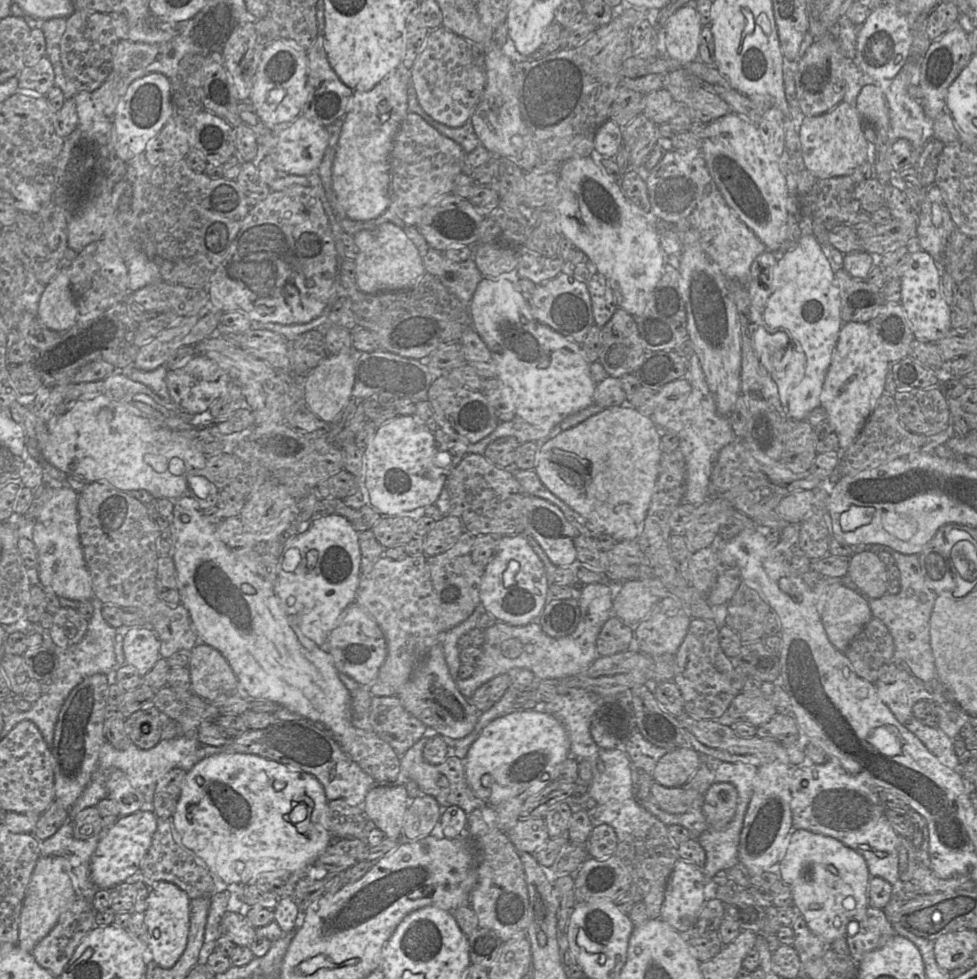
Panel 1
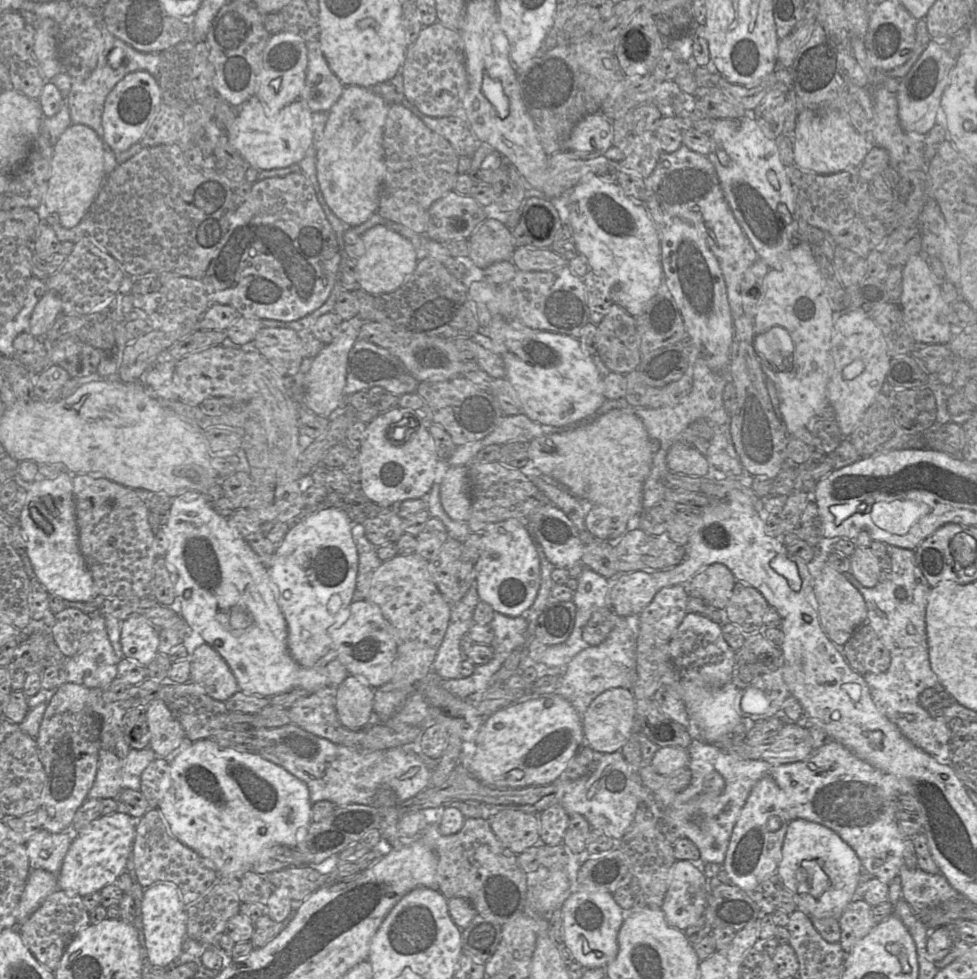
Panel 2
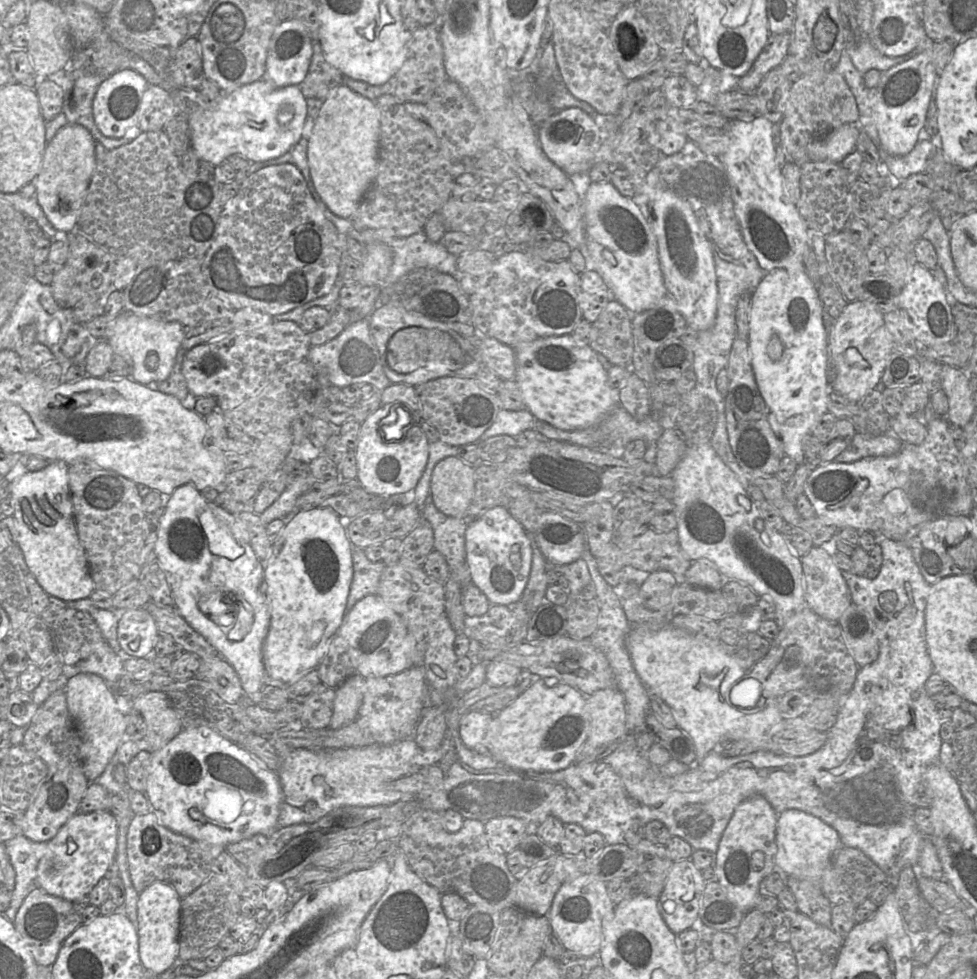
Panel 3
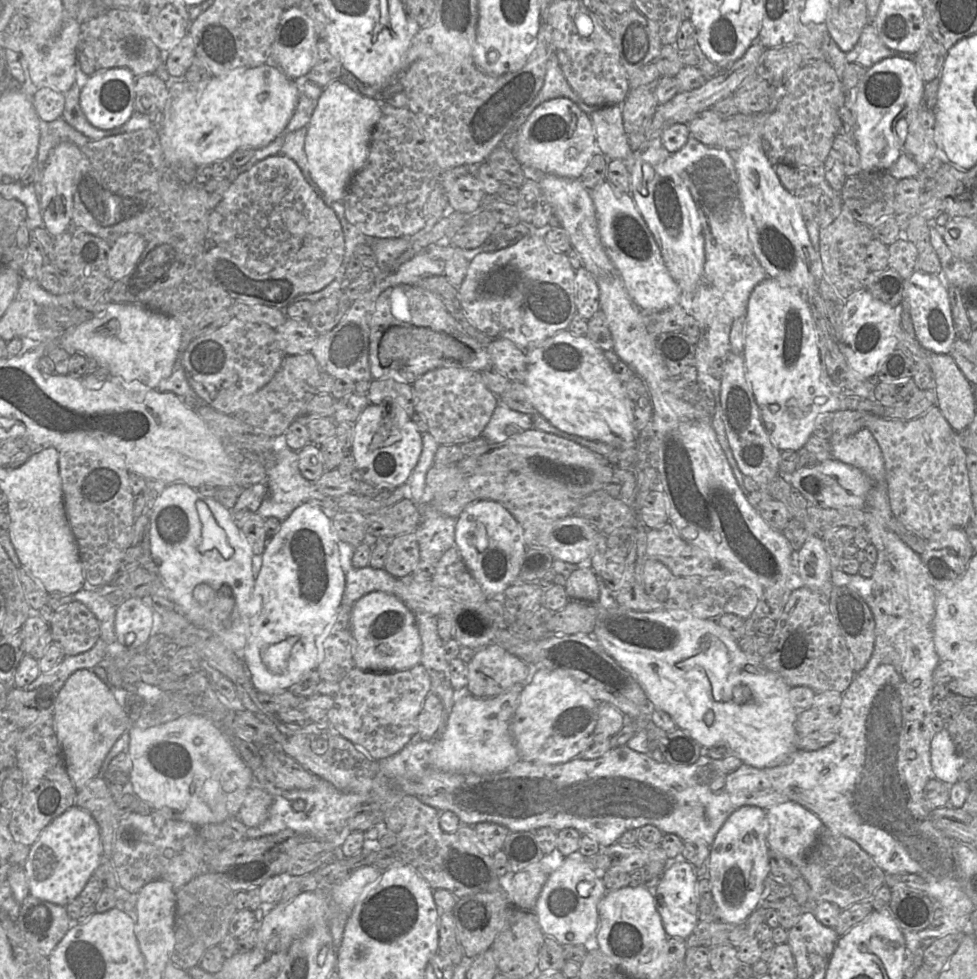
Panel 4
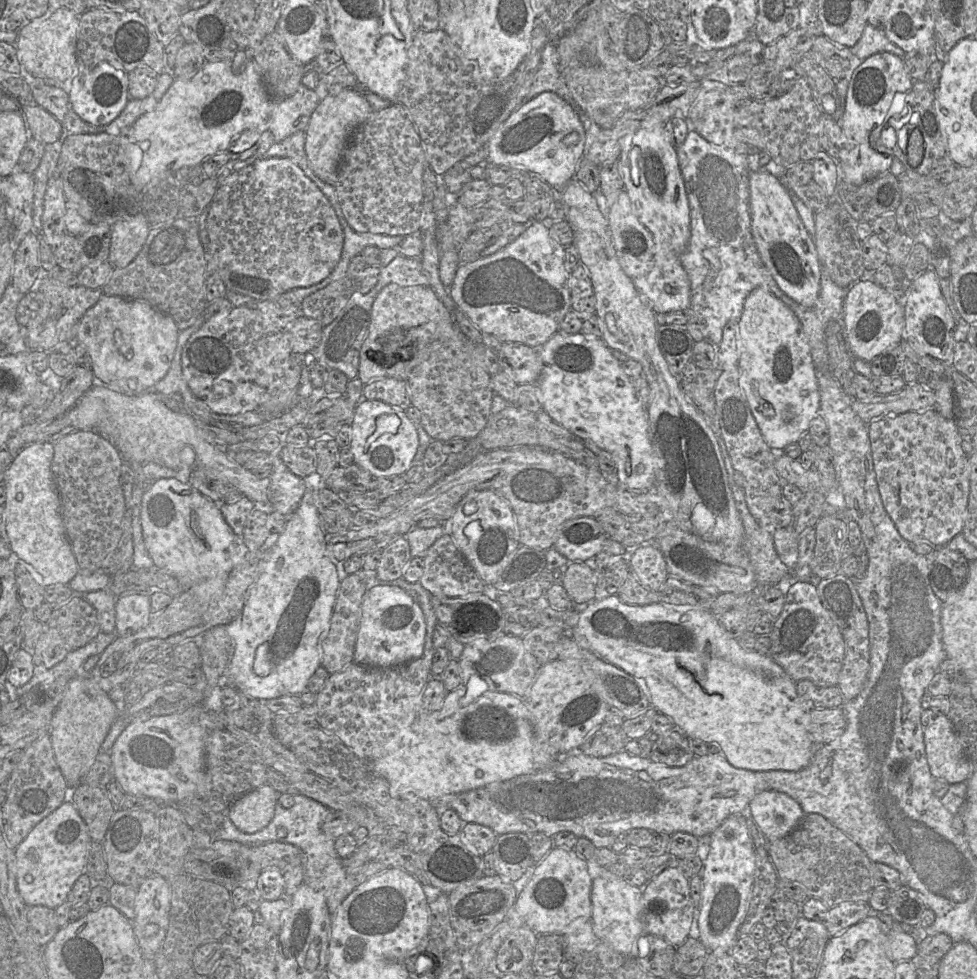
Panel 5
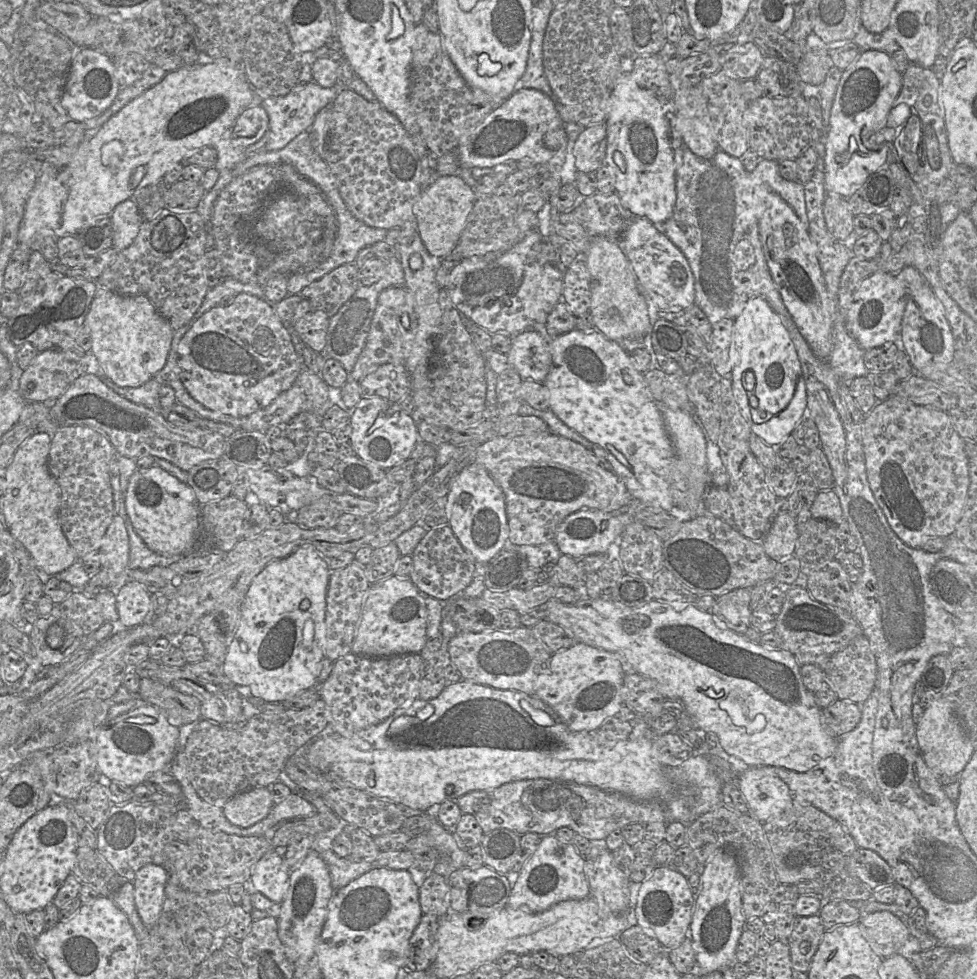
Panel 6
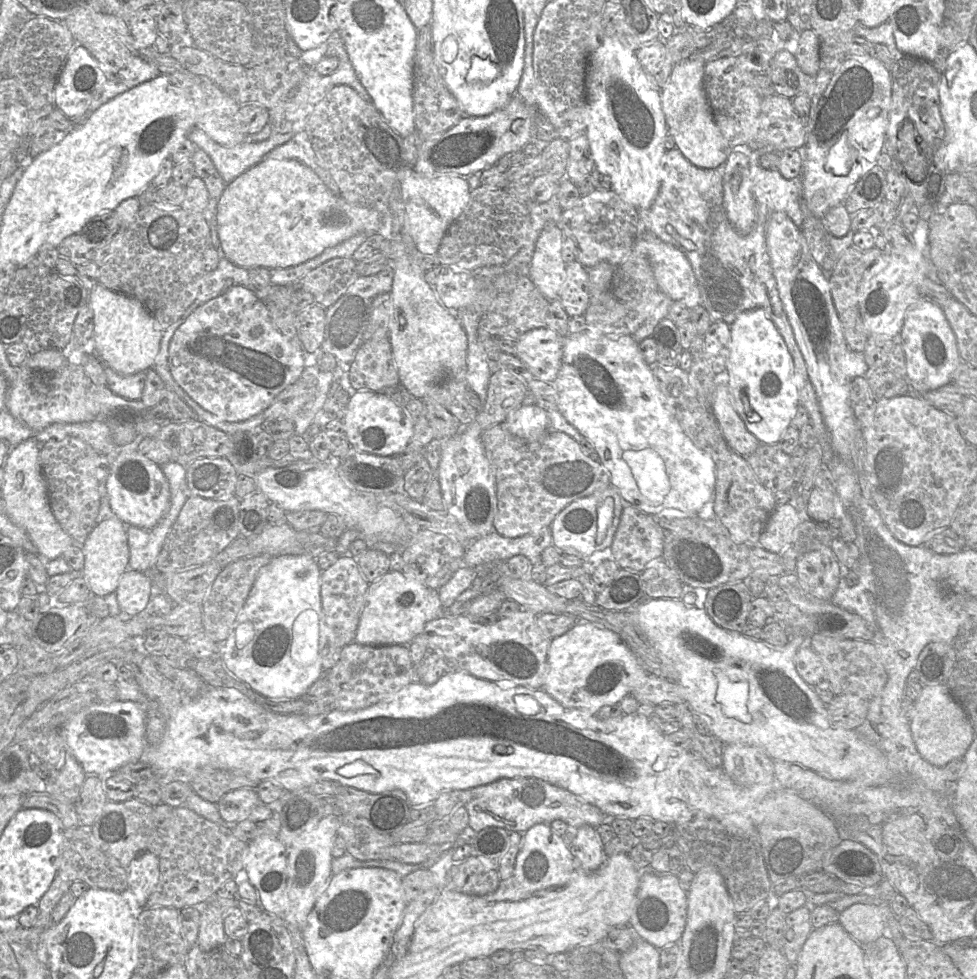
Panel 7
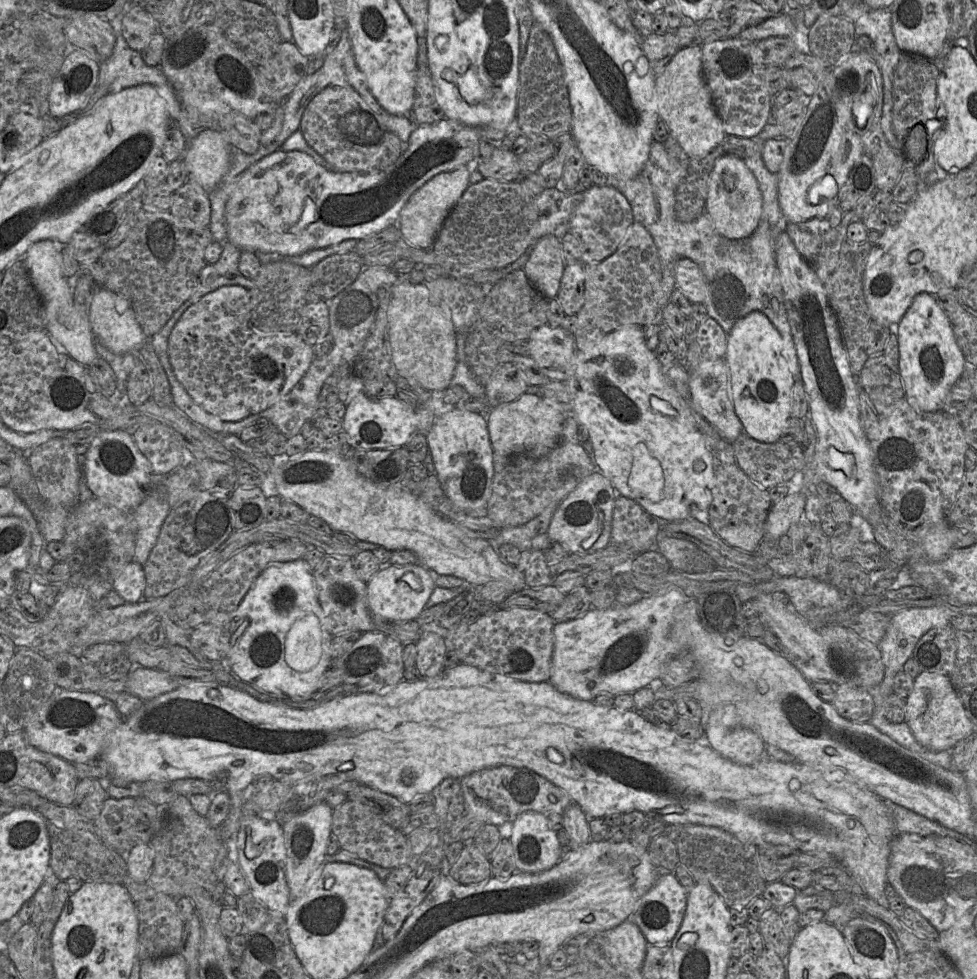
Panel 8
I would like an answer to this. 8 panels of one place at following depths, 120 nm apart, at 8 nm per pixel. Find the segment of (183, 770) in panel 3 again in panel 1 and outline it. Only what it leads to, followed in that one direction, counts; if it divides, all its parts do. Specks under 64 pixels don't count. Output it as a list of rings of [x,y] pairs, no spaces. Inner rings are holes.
[[[221,752],[204,758],[187,772],[170,822],[176,843],[190,850],[195,855],[195,861],[208,869],[216,881],[226,885],[248,884],[266,872],[303,872],[317,860],[334,840],[333,833],[329,831],[328,801],[322,784],[310,774],[295,771],[285,764],[252,754]]]

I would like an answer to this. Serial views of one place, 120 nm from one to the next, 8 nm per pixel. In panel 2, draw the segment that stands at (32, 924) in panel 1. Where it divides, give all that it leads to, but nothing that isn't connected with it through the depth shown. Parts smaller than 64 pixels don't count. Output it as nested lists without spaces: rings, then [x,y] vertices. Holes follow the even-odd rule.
[[[44,869],[31,870],[17,909],[17,924],[22,925],[47,896],[58,890],[57,874]]]

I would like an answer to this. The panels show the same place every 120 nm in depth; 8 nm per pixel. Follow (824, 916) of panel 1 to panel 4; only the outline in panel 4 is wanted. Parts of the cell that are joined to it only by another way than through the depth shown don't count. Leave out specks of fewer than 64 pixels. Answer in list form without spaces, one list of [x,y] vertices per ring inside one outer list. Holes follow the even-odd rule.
[[[784,802],[766,810],[769,848],[787,860],[805,856],[816,844],[824,825],[810,810]]]

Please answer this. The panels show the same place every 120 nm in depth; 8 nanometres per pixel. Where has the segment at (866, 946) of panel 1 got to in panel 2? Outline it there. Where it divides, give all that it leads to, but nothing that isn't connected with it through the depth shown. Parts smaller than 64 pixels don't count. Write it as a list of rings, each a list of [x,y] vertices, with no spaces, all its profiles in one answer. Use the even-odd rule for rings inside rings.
[[[864,899],[850,902],[838,918],[841,938],[840,945],[845,954],[864,938],[876,925],[871,915],[872,906]]]

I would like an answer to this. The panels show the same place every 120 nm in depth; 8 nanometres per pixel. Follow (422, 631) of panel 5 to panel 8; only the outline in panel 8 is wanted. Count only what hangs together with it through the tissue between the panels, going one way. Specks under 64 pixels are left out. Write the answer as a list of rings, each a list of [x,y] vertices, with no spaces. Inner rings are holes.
[[[382,563],[382,567],[367,582],[367,603],[371,612],[381,620],[411,621],[425,609],[434,587],[433,574],[420,563],[406,565]]]

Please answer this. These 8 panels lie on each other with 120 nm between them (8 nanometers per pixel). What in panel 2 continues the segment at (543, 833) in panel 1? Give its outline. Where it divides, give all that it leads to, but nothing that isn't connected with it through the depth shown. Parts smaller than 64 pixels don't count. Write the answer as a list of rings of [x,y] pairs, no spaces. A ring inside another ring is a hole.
[[[501,810],[488,818],[495,836],[513,853],[520,854],[540,843],[540,818],[518,810]]]

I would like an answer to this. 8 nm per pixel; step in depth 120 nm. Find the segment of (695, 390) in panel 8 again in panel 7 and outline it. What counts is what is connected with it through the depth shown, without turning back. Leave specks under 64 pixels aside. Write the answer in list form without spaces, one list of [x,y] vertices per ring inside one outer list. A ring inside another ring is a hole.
[[[726,370],[716,374],[716,388],[711,399],[710,409],[718,423],[728,447],[743,457],[748,457],[760,442],[746,428],[737,413],[728,387],[729,376]]]

